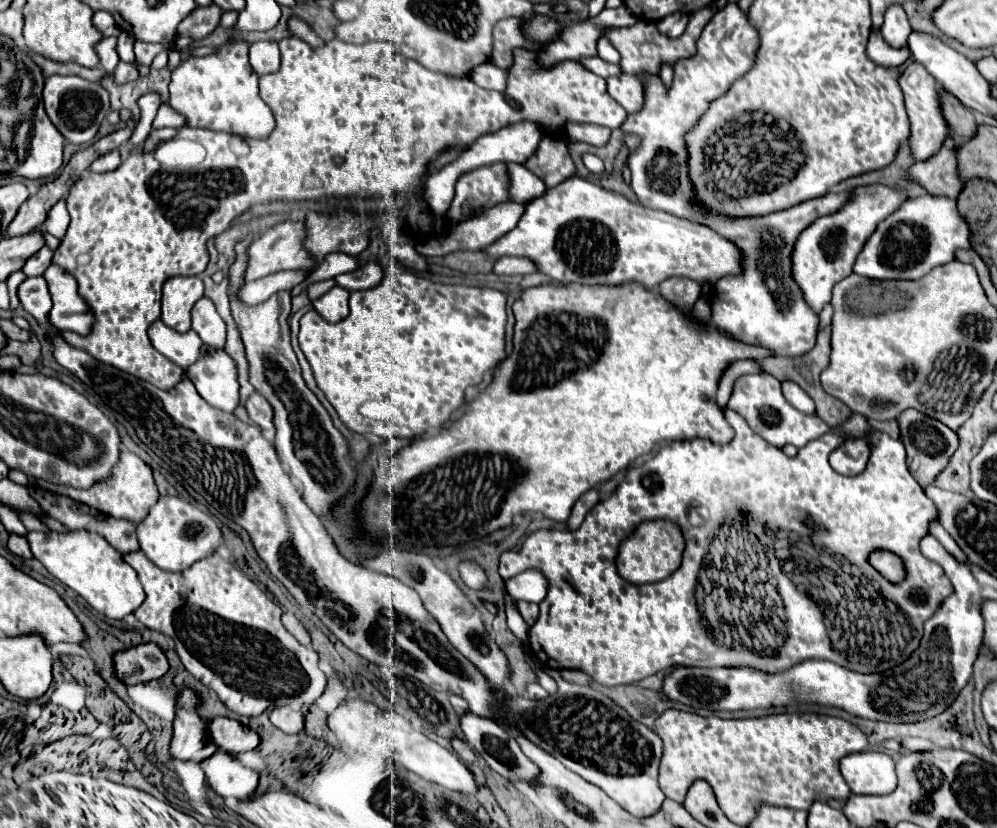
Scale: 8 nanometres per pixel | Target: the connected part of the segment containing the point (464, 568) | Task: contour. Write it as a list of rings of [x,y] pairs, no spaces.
[[[462,562],[460,576],[466,582],[466,586],[474,588],[474,590],[480,590],[486,584],[486,574],[482,572],[482,568],[476,562]]]

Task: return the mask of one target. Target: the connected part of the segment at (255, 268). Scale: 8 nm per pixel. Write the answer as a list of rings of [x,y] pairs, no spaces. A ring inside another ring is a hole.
[[[284,222],[256,238],[248,246],[248,266],[244,280],[256,280],[280,270],[314,266],[302,248],[302,234],[302,222]]]

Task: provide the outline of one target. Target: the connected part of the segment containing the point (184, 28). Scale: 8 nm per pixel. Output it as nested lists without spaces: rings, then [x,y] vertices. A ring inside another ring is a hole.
[[[210,4],[206,8],[196,8],[194,12],[190,12],[190,16],[186,16],[178,24],[176,36],[186,36],[186,38],[192,38],[194,42],[204,40],[208,34],[216,30],[216,26],[220,24],[220,16],[222,16],[222,10],[216,4]]]

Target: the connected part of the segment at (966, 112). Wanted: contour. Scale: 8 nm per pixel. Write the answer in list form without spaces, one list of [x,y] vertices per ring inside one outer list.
[[[942,90],[942,116],[946,116],[950,132],[962,132],[962,136],[970,136],[970,132],[978,128],[972,110],[966,108],[956,96],[950,96],[946,90]]]

